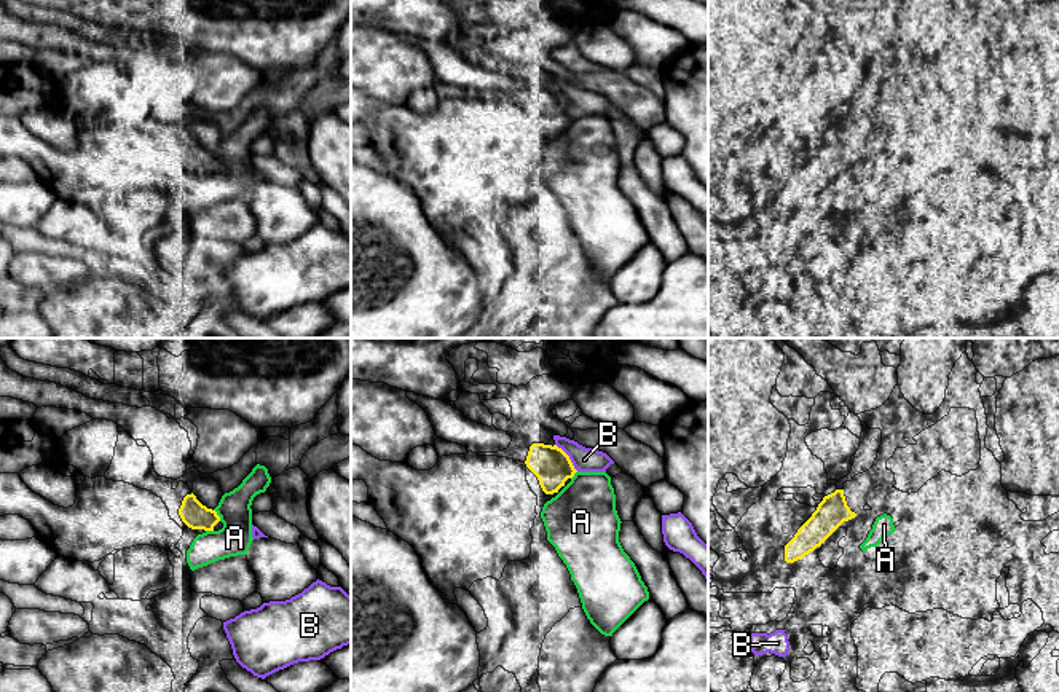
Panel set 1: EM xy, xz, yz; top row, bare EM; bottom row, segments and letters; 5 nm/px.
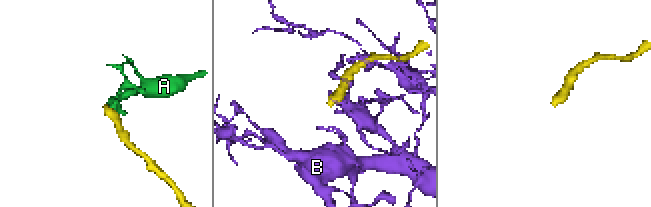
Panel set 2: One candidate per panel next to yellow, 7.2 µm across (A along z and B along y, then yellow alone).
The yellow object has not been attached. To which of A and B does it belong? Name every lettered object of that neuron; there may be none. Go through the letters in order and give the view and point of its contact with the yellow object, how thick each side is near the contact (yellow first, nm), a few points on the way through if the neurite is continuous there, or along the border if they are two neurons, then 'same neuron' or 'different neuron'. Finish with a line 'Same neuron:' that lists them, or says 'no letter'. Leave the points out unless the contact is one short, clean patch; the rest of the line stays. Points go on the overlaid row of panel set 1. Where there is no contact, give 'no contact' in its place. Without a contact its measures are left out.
A: contact xy (217, 515); calibres 140 and 170 nm; border xy (214, 509), (220, 520); different neuron
B: contact xz (568, 458); calibres 190 and 130 nm; different neuron
Same neuron: no letter

